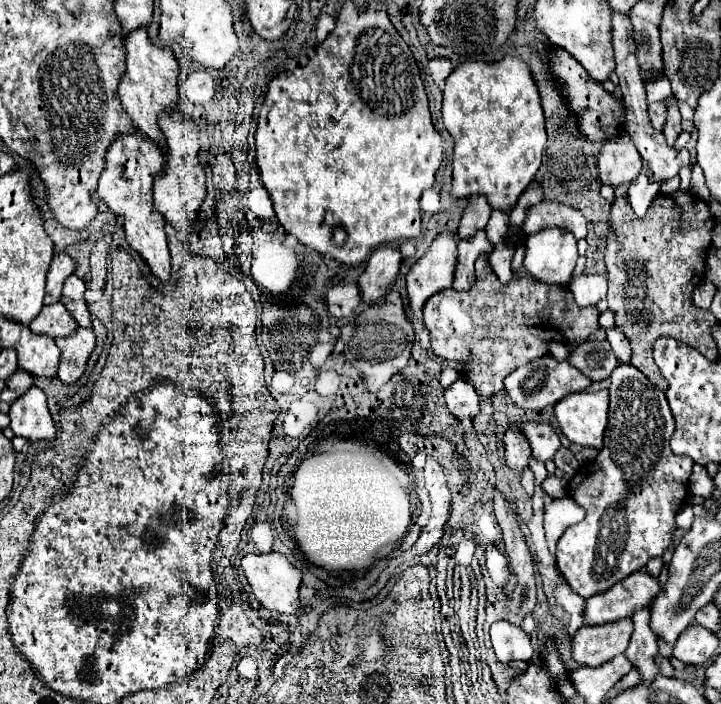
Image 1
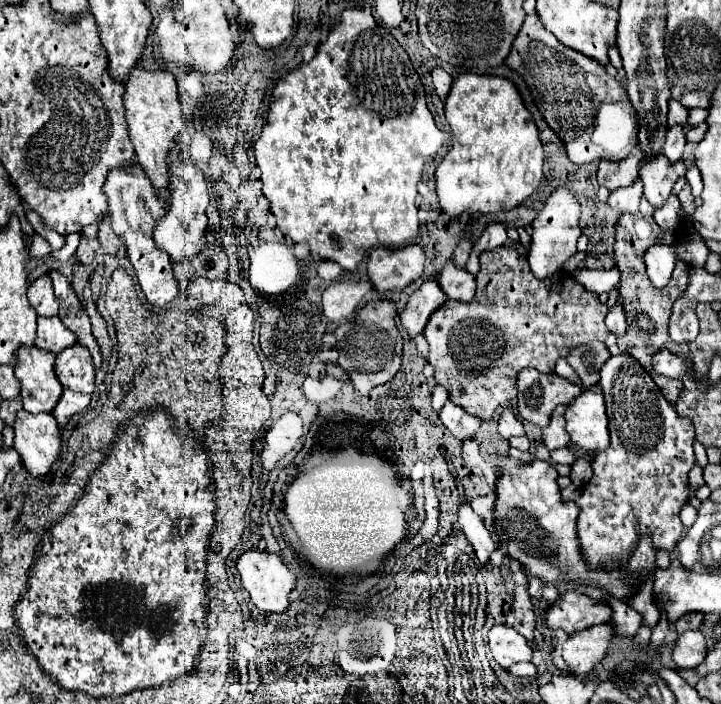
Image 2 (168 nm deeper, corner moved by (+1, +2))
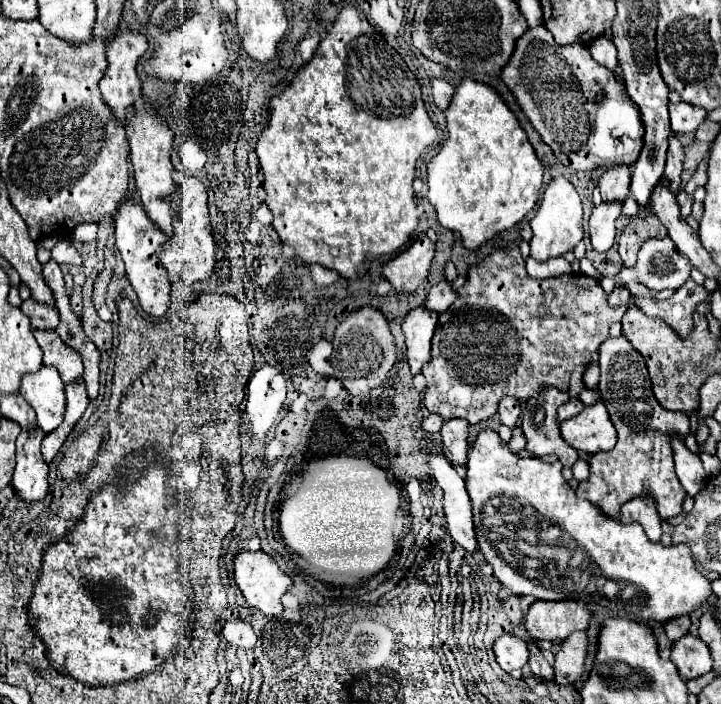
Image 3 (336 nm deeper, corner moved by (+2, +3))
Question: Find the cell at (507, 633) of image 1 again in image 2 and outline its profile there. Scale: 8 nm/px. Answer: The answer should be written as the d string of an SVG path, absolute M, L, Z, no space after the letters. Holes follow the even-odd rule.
M495 625L489 631L489 645L495 661L503 669L509 669L513 663L519 661L531 661L533 657L533 651L527 647L527 639L523 639L509 625Z

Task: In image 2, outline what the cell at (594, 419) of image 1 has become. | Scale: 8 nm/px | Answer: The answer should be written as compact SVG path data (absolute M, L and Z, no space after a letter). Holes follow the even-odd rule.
M585 391L565 411L567 433L571 441L587 451L605 451L609 447L609 429L605 401L601 391Z

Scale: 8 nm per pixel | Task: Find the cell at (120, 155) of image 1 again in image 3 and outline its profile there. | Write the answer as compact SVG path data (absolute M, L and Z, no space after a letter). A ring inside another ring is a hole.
M128 196L114 214L114 228L116 228L116 248L126 264L126 278L130 280L134 292L138 294L140 306L150 316L164 316L170 304L170 280L166 276L166 268L160 264L158 254L160 246L168 240L168 236L156 228L156 224L146 216L142 202L134 196Z

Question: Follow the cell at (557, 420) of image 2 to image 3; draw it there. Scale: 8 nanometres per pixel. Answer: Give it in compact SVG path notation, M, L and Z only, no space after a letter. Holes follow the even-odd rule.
M571 398L565 404L562 404L557 410L557 420L562 421L579 414L584 409L584 404L578 398Z

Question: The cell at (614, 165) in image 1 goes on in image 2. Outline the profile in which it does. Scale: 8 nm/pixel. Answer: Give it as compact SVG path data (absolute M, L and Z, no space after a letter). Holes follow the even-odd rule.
M631 155L623 161L599 161L597 181L609 191L615 191L619 187L629 187L637 181L639 167L641 167L641 161L637 155Z

